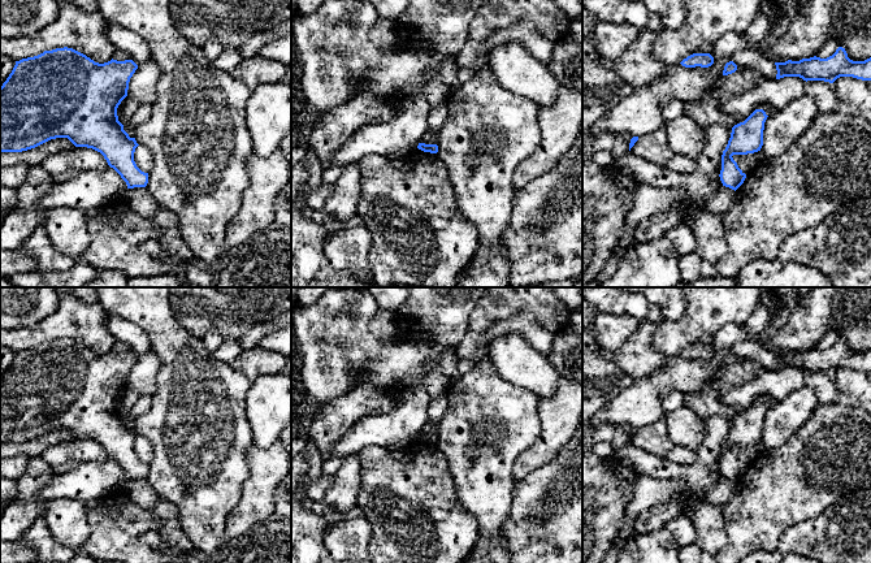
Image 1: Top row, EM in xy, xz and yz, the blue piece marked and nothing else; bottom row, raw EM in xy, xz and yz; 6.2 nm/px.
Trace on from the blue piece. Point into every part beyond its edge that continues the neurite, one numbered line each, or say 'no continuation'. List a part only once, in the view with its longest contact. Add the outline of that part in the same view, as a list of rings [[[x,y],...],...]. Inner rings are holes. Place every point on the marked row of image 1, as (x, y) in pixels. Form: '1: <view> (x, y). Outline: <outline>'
no continuation

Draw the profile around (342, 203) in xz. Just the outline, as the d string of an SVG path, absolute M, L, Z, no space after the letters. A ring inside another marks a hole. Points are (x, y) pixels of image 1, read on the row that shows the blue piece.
M355 163L347 164L341 177L333 183L333 191L326 198L321 211L332 215L339 222L350 220L356 215L361 189L360 169Z

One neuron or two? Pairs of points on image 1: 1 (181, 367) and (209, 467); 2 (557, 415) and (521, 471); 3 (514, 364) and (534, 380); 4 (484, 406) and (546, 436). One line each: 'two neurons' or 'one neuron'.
1: one neuron
2: one neuron
3: one neuron
4: two neurons

